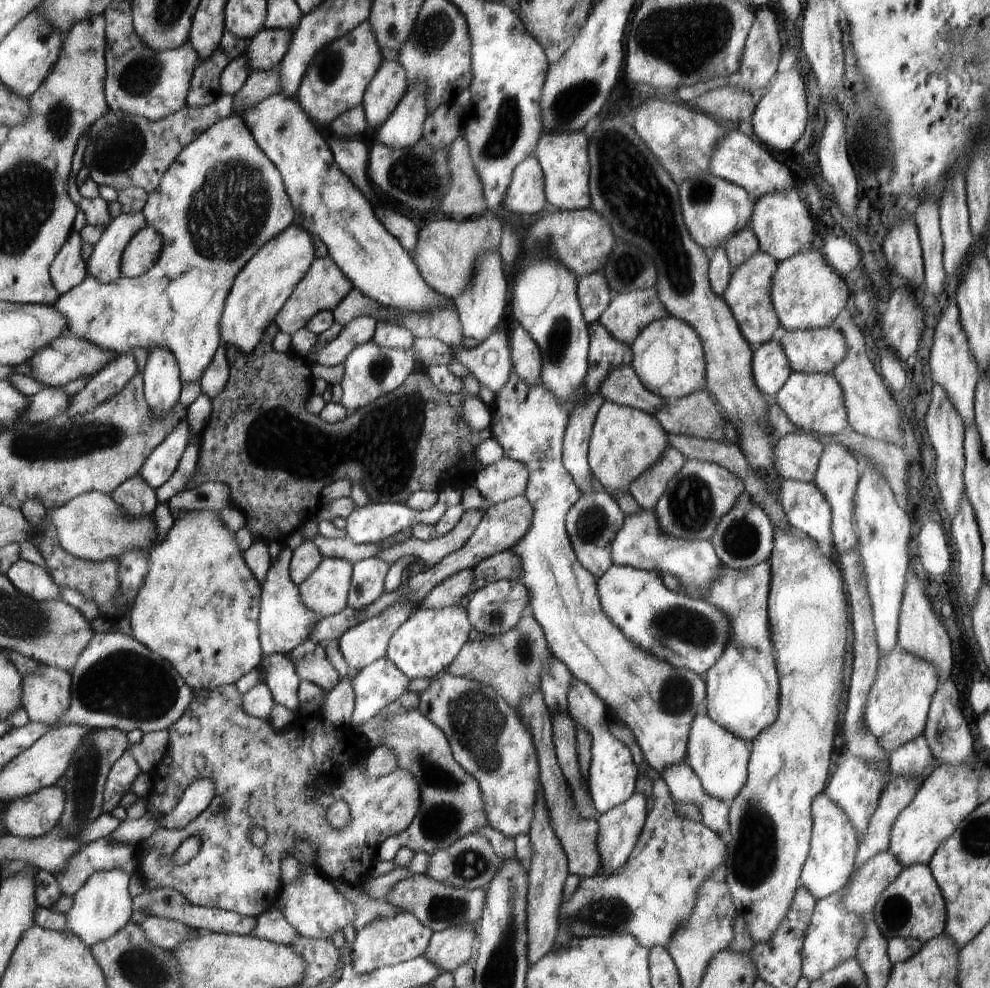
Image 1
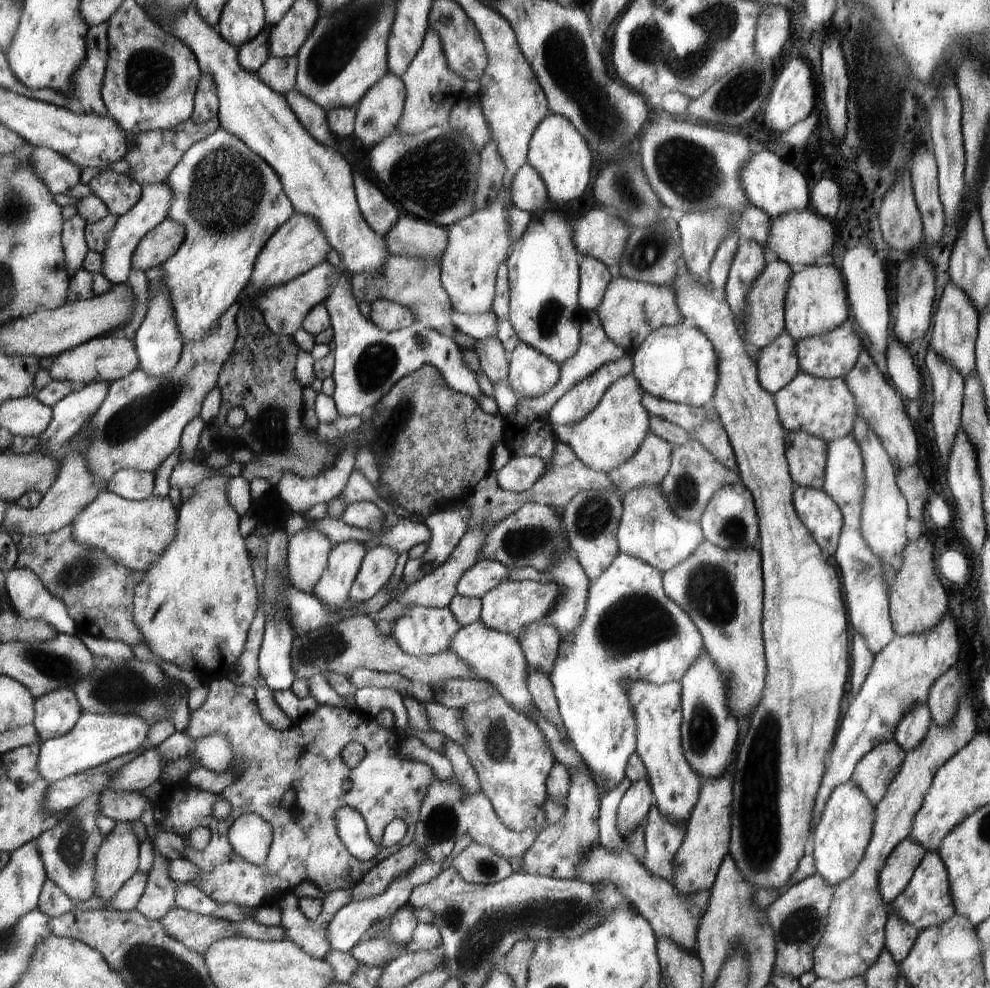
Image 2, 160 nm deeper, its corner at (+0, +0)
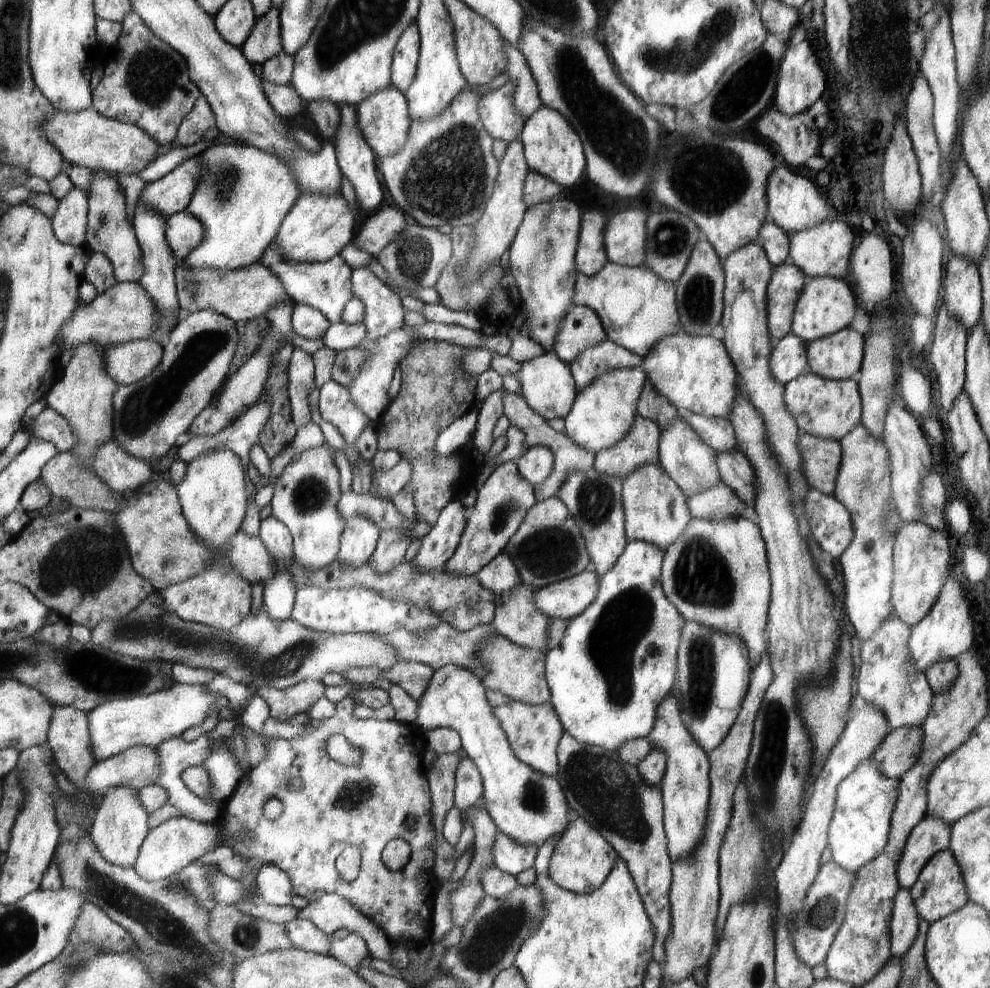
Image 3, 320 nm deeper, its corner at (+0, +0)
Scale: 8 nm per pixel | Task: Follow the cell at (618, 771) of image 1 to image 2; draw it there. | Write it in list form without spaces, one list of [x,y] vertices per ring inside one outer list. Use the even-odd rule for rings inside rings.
[[[619,554],[615,562],[599,577],[599,579],[591,582],[591,590],[588,592],[588,610],[584,612],[584,624],[580,624],[578,628],[574,628],[572,634],[568,634],[568,640],[561,640],[560,650],[554,662],[554,668],[550,672],[550,680],[552,687],[555,689],[556,700],[559,701],[560,718],[562,724],[566,726],[568,732],[569,743],[574,746],[574,749],[580,754],[584,763],[590,767],[590,770],[602,780],[608,782],[608,786],[612,786],[612,790],[616,790],[620,786],[627,785],[626,779],[626,764],[628,758],[634,754],[638,747],[638,733],[636,732],[636,715],[630,700],[628,700],[628,686],[634,680],[644,680],[644,682],[654,682],[654,684],[665,684],[672,682],[672,680],[681,681],[688,668],[692,668],[692,664],[696,662],[696,658],[700,658],[706,651],[704,646],[704,636],[700,634],[700,630],[696,628],[696,622],[692,622],[692,616],[688,616],[688,612],[684,608],[680,608],[674,600],[667,596],[666,590],[663,589],[663,573],[658,568],[652,568],[652,565],[646,564],[634,556],[626,556],[626,554]]]

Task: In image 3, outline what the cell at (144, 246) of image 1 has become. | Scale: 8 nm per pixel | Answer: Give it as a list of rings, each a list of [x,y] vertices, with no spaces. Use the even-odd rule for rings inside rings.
[[[183,211],[166,219],[166,240],[178,261],[183,261],[204,240],[204,227],[198,218]]]

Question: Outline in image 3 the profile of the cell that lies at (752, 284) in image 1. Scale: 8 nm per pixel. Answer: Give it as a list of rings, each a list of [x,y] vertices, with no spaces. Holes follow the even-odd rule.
[[[790,260],[776,266],[767,289],[767,323],[773,347],[778,340],[791,333],[796,300],[799,300],[804,284],[810,280],[812,277],[803,273]]]

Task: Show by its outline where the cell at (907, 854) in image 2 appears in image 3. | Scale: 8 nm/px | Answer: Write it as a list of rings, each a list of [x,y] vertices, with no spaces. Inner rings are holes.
[[[927,814],[908,836],[903,856],[896,866],[900,888],[909,890],[918,881],[926,865],[941,851],[951,847],[952,825],[940,816]]]

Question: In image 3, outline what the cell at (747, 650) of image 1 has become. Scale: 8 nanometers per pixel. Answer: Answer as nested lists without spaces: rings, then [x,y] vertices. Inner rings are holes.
[[[692,517],[684,538],[676,540],[676,544],[672,544],[664,554],[662,584],[664,593],[686,618],[686,622],[696,622],[724,634],[738,634],[748,648],[748,656],[754,662],[754,667],[760,664],[760,658],[767,652],[768,636],[765,629],[771,607],[772,584],[767,546],[756,522],[744,517],[714,522],[710,518],[700,520]]]

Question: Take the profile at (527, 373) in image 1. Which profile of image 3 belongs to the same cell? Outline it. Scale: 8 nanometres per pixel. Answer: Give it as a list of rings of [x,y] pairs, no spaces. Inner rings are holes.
[[[554,352],[540,354],[534,360],[523,362],[520,366],[522,368],[517,377],[520,382],[520,392],[530,409],[546,421],[566,418],[576,400],[575,378],[572,377],[570,366],[559,360]]]

